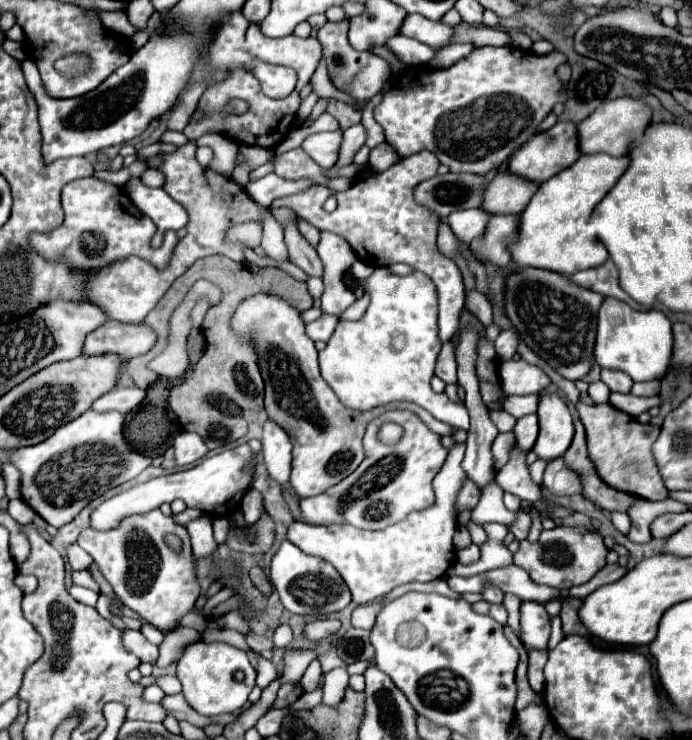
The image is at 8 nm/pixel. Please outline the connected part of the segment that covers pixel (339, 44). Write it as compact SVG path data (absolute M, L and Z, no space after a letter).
M343 19L343 21L337 21L337 23L331 23L327 21L319 31L317 31L317 39L321 41L321 45L325 47L325 57L327 57L327 69L331 71L333 75L333 85L341 91L347 91L351 93L359 105L355 105L355 109L363 109L365 103L375 97L377 93L383 91L387 79L391 77L391 69L387 65L387 61L383 61L381 57L369 53L369 51L357 51L349 45L347 41L347 29L349 29L349 21Z

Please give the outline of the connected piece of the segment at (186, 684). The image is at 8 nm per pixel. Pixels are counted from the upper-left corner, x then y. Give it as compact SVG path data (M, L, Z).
M197 641L189 645L177 661L177 679L183 685L187 703L201 715L235 713L243 709L251 689L255 687L255 669L251 667L247 653L229 643L205 643Z

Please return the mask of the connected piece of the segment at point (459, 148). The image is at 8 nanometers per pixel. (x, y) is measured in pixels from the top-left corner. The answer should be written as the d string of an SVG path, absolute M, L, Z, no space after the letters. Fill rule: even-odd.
M513 45L481 47L449 69L419 67L415 73L407 73L397 89L383 95L375 107L375 121L383 127L385 141L391 143L401 157L427 149L453 173L487 175L493 167L503 165L509 155L533 135L555 103L563 99L563 83L557 77L557 67L563 63L567 63L567 55L561 51L535 55Z

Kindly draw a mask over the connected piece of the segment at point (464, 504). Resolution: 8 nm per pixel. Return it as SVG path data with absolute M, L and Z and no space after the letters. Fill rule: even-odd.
M465 481L465 485L461 485L459 489L459 495L457 495L457 513L465 511L465 509L475 509L477 501L481 497L481 491L479 487L473 483L473 481Z

